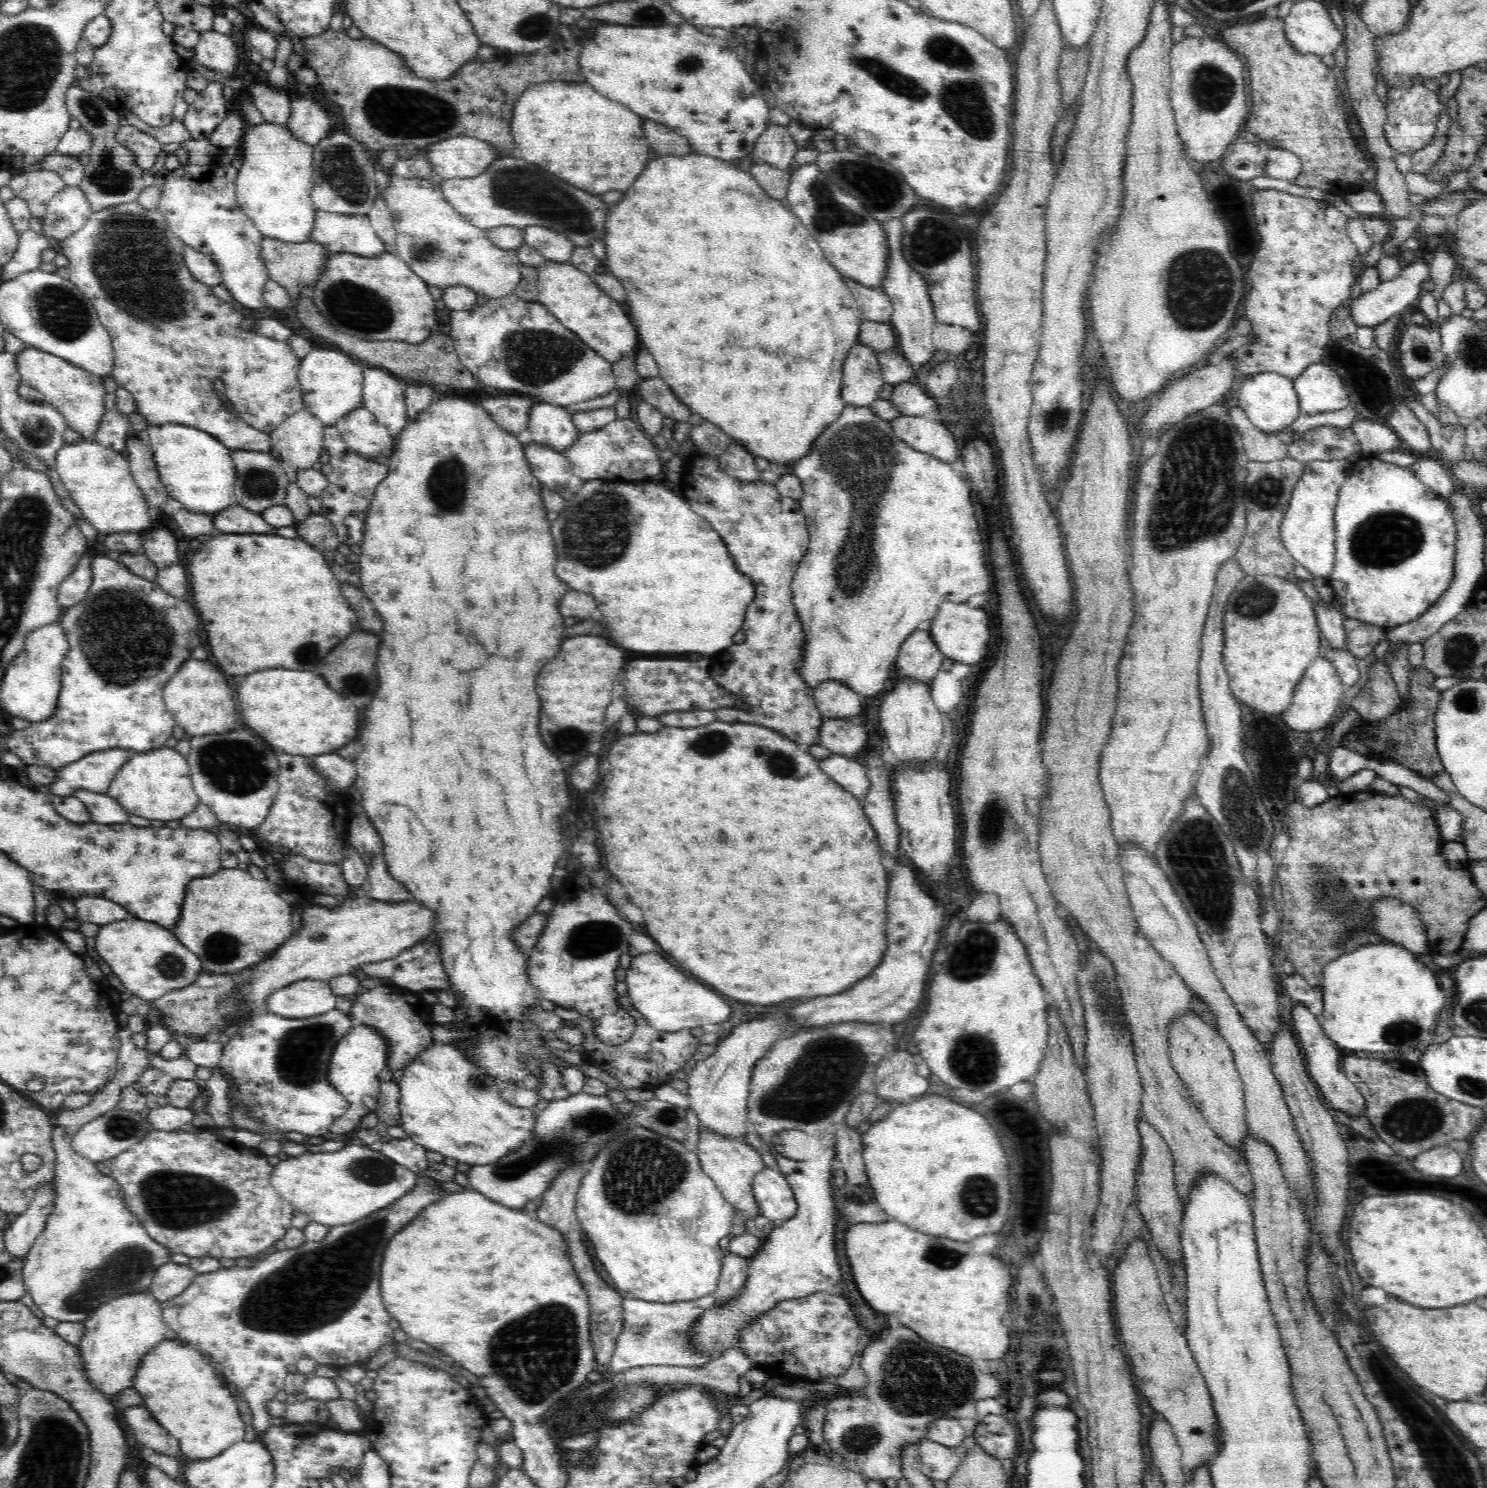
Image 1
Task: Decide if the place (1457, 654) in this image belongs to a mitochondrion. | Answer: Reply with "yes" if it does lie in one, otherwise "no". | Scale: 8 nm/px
yes

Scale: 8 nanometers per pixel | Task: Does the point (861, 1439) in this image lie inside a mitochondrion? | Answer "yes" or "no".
yes

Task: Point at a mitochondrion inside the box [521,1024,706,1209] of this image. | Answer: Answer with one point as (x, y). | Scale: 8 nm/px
(666, 1117)

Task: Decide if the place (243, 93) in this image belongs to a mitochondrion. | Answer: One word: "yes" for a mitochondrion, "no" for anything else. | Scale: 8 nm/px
no

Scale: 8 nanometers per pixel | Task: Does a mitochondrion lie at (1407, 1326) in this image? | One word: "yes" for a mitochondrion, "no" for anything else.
no

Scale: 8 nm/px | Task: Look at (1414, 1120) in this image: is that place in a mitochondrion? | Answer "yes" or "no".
yes

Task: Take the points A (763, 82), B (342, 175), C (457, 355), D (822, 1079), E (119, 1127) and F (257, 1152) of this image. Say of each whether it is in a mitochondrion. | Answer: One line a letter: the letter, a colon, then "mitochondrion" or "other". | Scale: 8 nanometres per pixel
A: other
B: mitochondrion
C: other
D: mitochondrion
E: mitochondrion
F: other

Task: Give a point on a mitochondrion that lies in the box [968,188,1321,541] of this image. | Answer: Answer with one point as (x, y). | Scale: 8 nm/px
(1202, 288)

